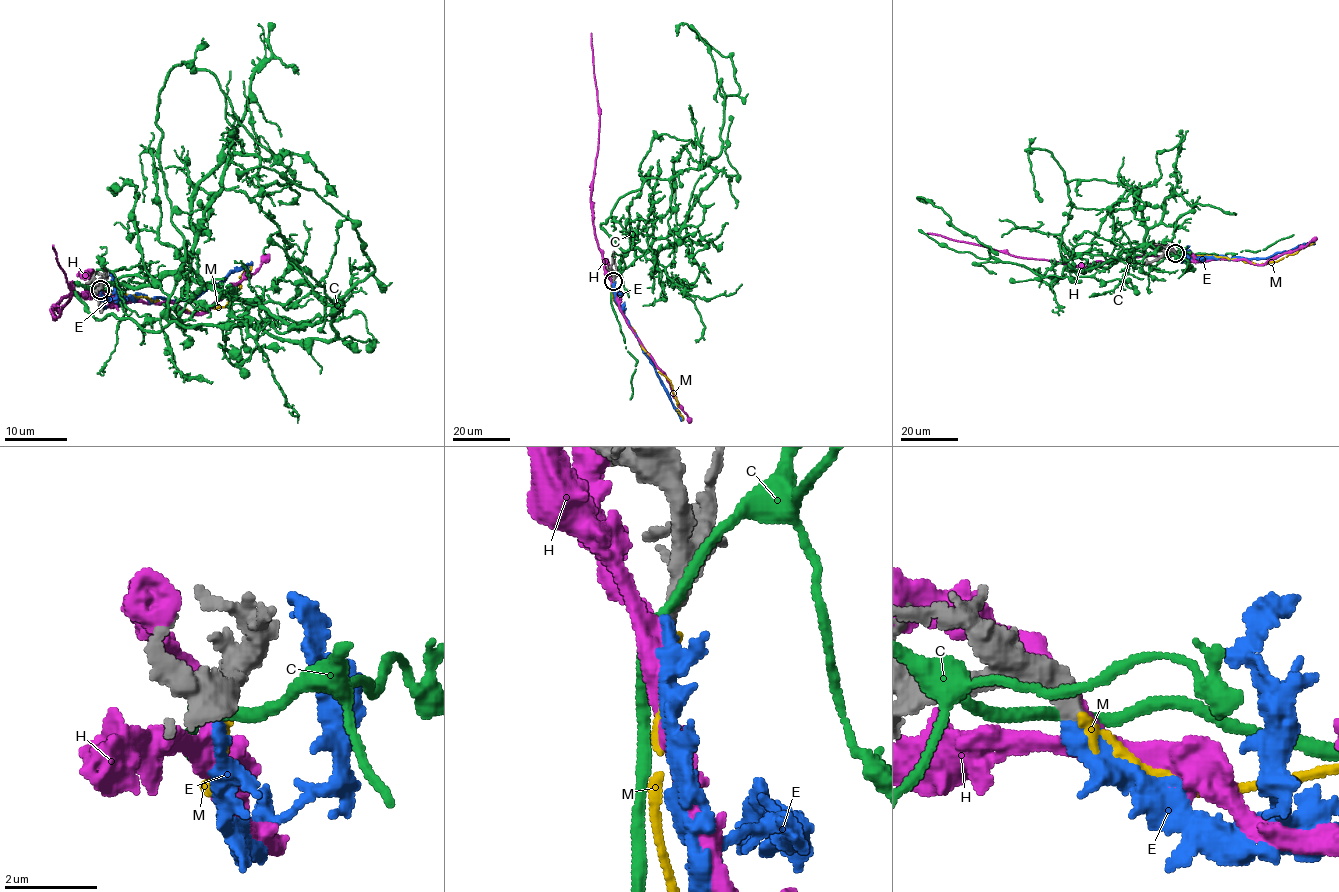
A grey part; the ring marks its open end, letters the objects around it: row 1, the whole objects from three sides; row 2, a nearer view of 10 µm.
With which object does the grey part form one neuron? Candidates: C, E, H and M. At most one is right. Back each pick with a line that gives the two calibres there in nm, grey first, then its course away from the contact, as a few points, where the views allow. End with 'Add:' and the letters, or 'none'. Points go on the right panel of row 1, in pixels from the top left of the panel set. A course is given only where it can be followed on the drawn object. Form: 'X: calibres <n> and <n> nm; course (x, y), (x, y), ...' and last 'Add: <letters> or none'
E: calibres 380 and 400 nm; course (1175, 254), (1183, 259), (1194, 260), (1217, 256), (1264, 259), (1309, 242), (1315, 243)
Add: E

